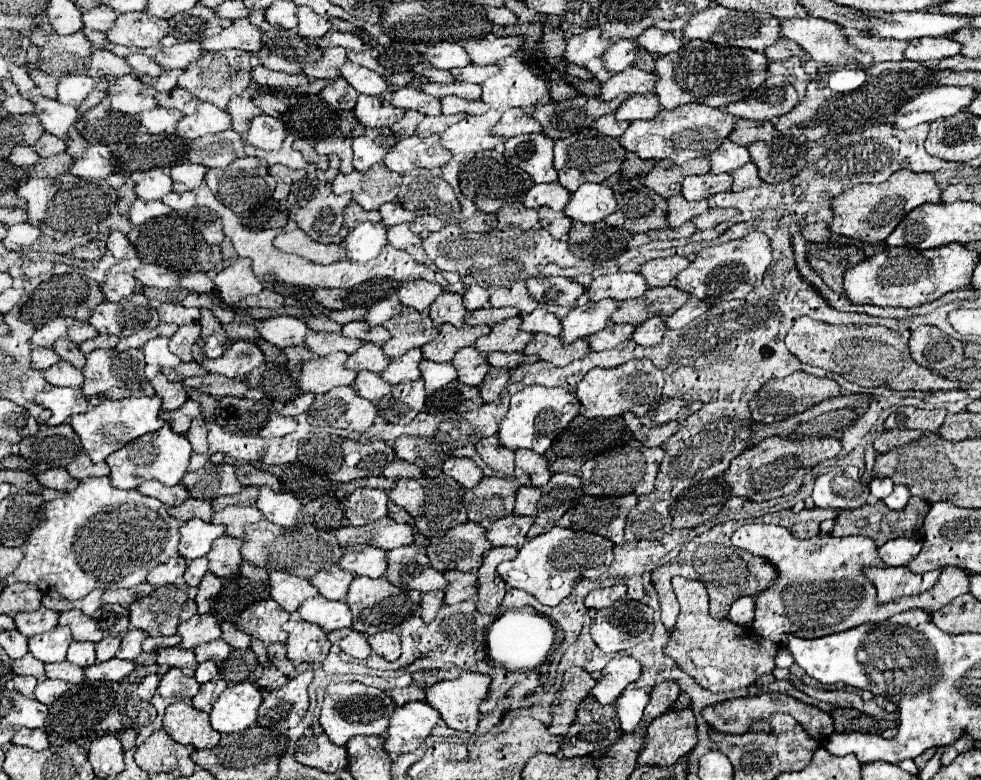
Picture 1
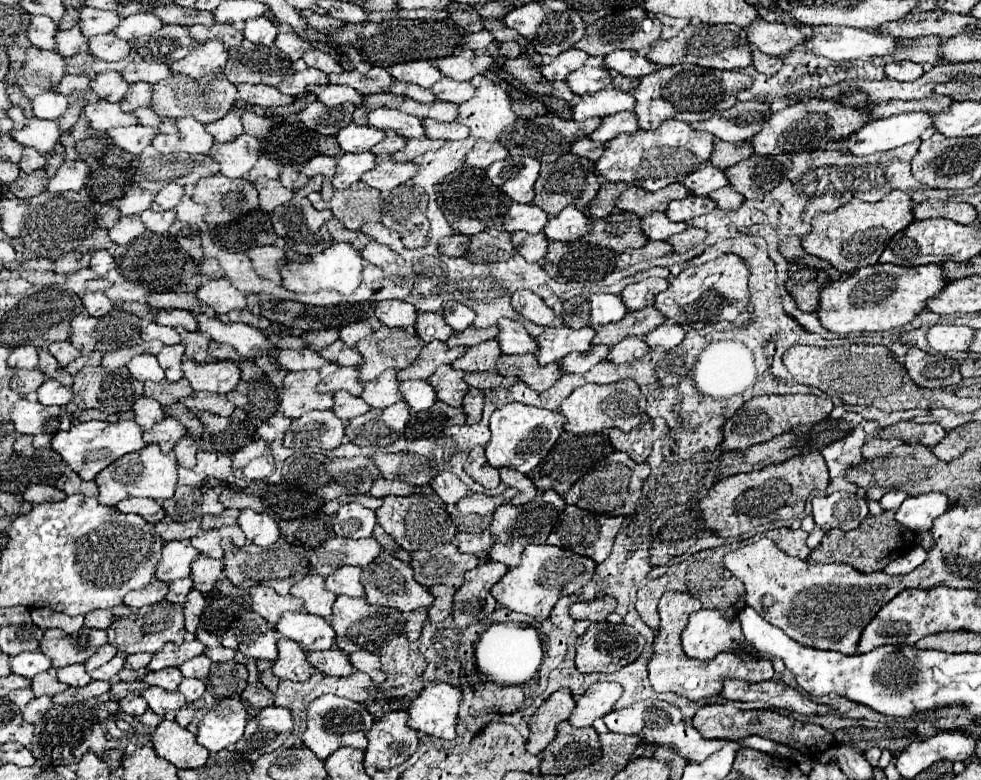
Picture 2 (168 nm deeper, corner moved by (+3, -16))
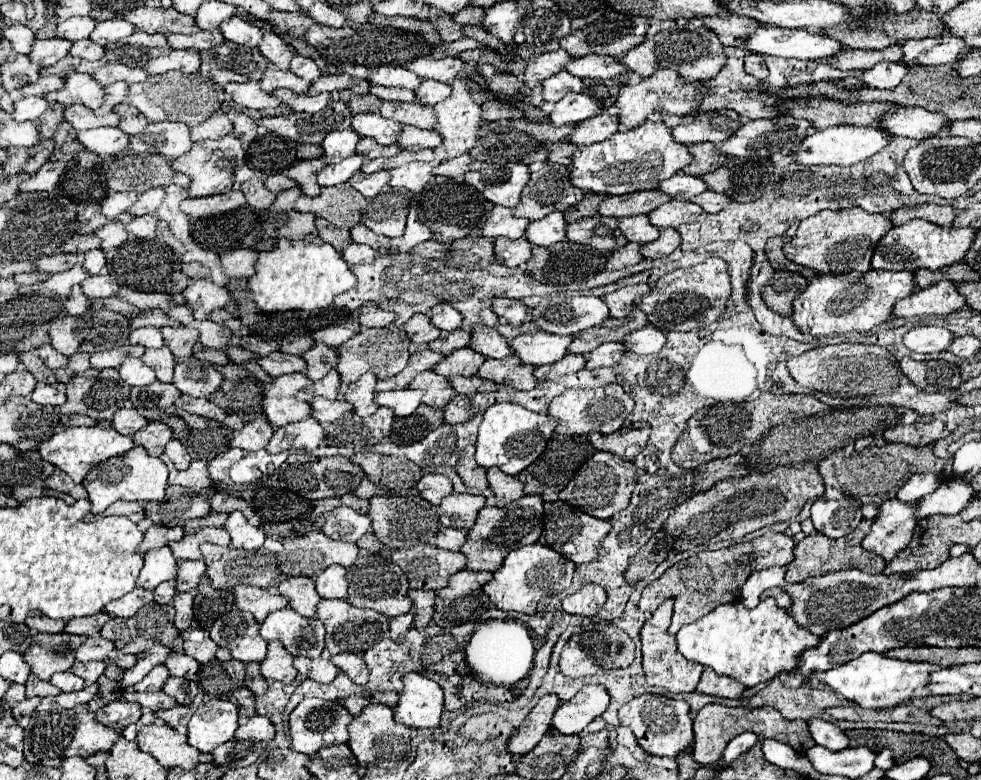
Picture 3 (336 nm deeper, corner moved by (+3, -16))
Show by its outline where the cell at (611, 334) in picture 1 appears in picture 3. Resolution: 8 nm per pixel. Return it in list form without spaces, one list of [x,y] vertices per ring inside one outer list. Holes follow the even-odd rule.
[[[566,354],[562,360],[558,360],[554,364],[534,368],[534,376],[536,376],[536,380],[554,380],[554,378],[560,378],[564,374],[572,374],[572,372],[582,370],[584,362],[586,360],[580,354]]]

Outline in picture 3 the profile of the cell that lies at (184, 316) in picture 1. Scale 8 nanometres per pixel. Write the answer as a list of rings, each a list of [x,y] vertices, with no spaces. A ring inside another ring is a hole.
[[[136,328],[128,336],[130,344],[142,344],[144,348],[160,348],[164,346],[162,334],[158,328]]]

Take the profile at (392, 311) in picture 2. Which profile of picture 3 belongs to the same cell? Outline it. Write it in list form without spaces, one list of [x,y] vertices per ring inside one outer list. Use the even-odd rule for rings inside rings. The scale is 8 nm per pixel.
[[[364,302],[360,308],[358,322],[360,322],[360,326],[366,326],[366,328],[382,328],[382,326],[390,326],[394,322],[394,314],[378,308],[374,302]]]

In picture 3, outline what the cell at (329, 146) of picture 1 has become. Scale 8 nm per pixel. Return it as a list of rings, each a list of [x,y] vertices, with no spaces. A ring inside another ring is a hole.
[[[314,158],[314,160],[302,160],[298,164],[294,164],[288,170],[288,176],[292,180],[296,180],[296,184],[302,188],[302,192],[306,196],[316,196],[320,194],[320,186],[316,182],[316,174],[326,166],[326,160],[322,158]]]

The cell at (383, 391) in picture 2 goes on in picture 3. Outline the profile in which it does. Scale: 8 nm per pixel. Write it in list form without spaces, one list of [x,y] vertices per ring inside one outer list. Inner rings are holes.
[[[368,372],[358,382],[346,386],[342,392],[342,398],[354,406],[354,412],[358,416],[362,418],[372,416],[378,410],[378,406],[374,404],[374,396],[376,396],[374,386],[376,386],[376,378]]]

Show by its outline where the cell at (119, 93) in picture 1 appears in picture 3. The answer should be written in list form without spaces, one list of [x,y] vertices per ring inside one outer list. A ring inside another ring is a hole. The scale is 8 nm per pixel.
[[[74,104],[74,106],[68,106],[64,110],[64,120],[74,130],[86,130],[86,128],[98,128],[98,126],[118,126],[120,116],[116,112],[96,116],[90,108],[86,108],[82,104]]]

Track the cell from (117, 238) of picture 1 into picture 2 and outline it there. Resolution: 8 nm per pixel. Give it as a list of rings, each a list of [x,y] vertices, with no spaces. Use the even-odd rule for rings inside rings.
[[[98,250],[92,254],[92,260],[90,260],[90,268],[102,278],[108,274],[108,270],[112,268],[114,264],[114,256],[108,252],[108,250]]]

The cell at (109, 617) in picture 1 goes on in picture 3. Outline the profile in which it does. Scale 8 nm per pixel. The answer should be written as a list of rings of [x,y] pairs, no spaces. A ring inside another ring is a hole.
[[[36,634],[30,648],[24,652],[30,672],[40,680],[48,680],[54,672],[66,672],[74,664],[74,654],[84,642],[84,636],[72,634]]]

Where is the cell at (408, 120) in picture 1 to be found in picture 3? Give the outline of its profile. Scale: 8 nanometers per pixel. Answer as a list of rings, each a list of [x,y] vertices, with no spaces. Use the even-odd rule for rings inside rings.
[[[360,138],[360,144],[356,148],[356,154],[364,156],[364,158],[380,158],[380,156],[390,158],[390,156],[396,156],[398,152],[400,152],[398,146],[380,146],[370,138]]]

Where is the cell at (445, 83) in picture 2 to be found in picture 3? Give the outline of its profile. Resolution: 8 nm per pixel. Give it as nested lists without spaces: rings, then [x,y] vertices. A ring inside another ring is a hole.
[[[422,80],[422,84],[414,90],[416,102],[424,106],[434,106],[436,102],[442,102],[446,96],[450,96],[450,86],[436,80]]]

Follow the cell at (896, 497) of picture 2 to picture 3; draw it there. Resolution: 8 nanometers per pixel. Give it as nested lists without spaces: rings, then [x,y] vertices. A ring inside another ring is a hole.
[[[932,472],[926,474],[914,474],[900,490],[898,490],[898,500],[902,502],[916,502],[922,496],[934,492],[942,482],[938,480],[938,476],[934,476]]]

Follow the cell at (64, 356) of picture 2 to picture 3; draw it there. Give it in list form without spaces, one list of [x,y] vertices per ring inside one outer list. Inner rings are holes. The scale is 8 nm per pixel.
[[[42,344],[38,348],[38,354],[42,358],[42,362],[50,368],[50,370],[58,370],[58,368],[64,368],[68,364],[68,358],[64,354],[58,354],[50,344]]]

